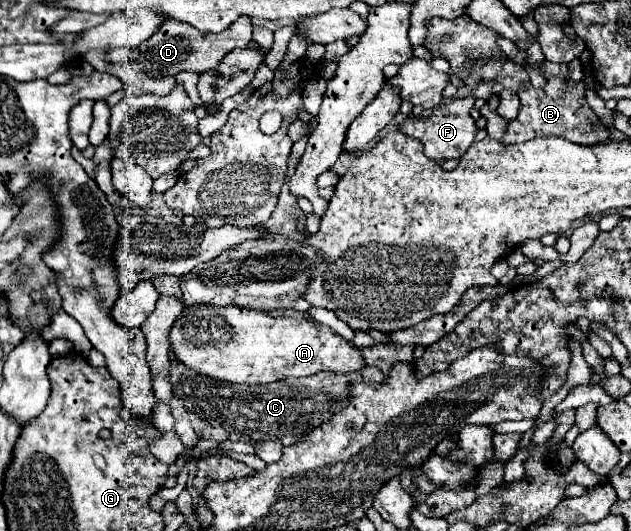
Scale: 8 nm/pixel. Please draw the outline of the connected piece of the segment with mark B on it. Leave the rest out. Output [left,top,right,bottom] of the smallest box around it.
[501,76,609,146]

